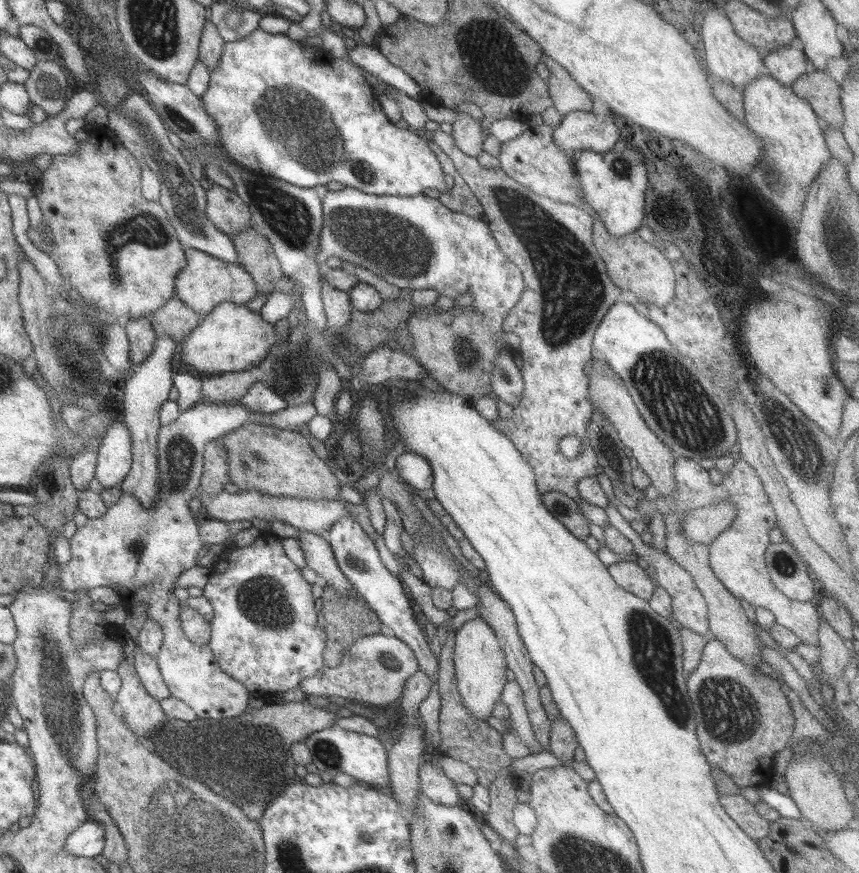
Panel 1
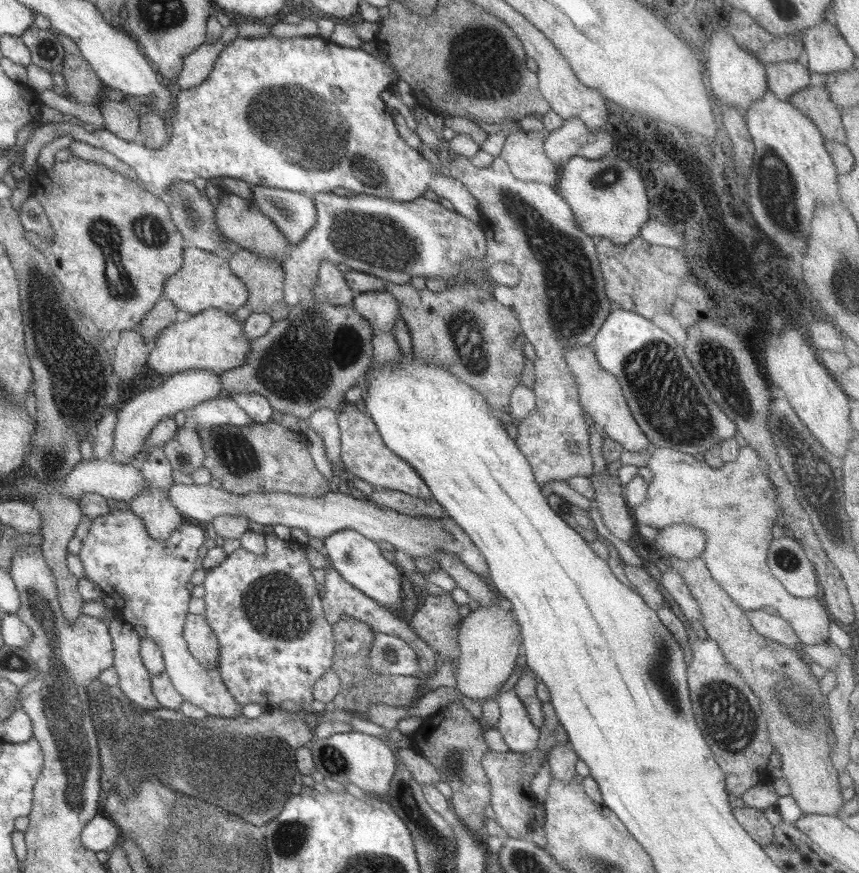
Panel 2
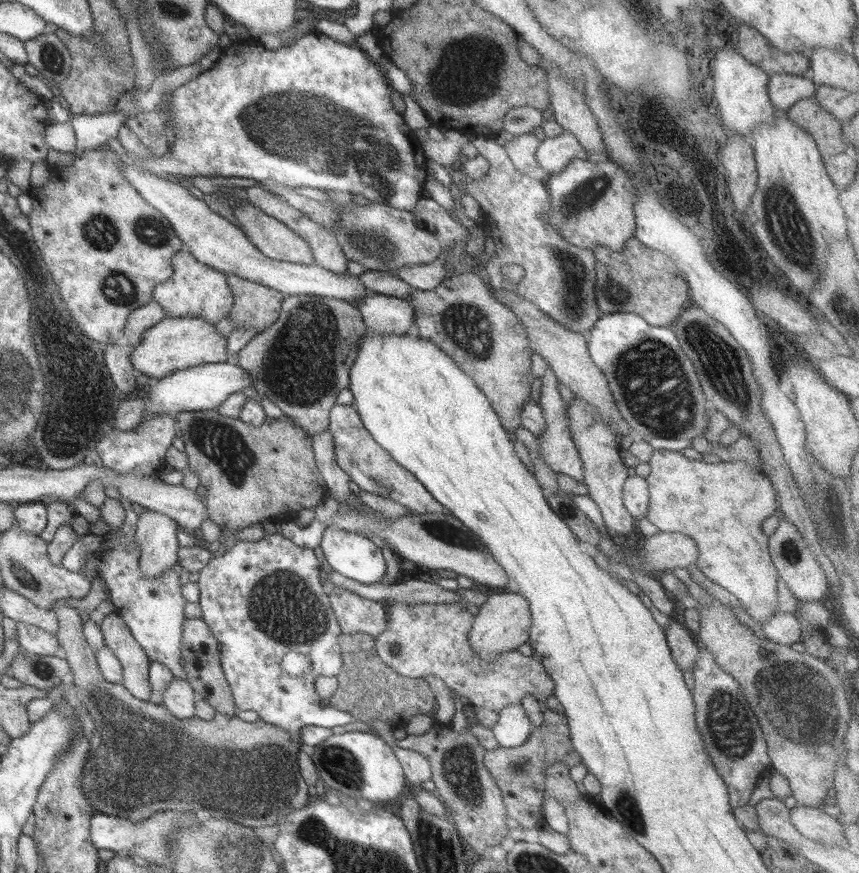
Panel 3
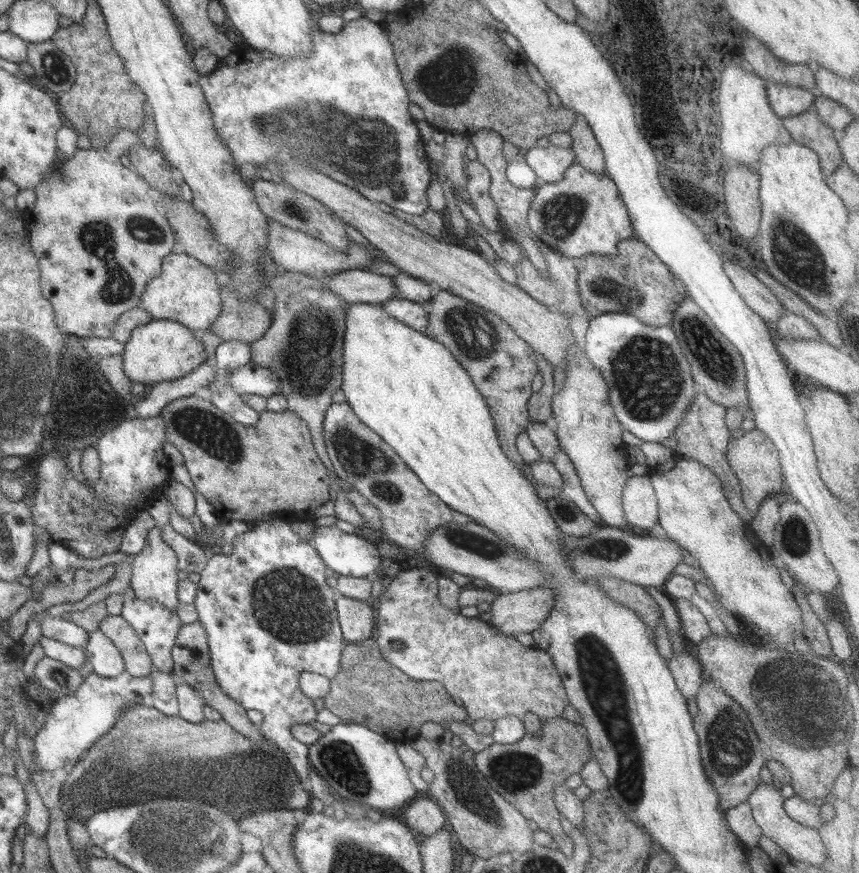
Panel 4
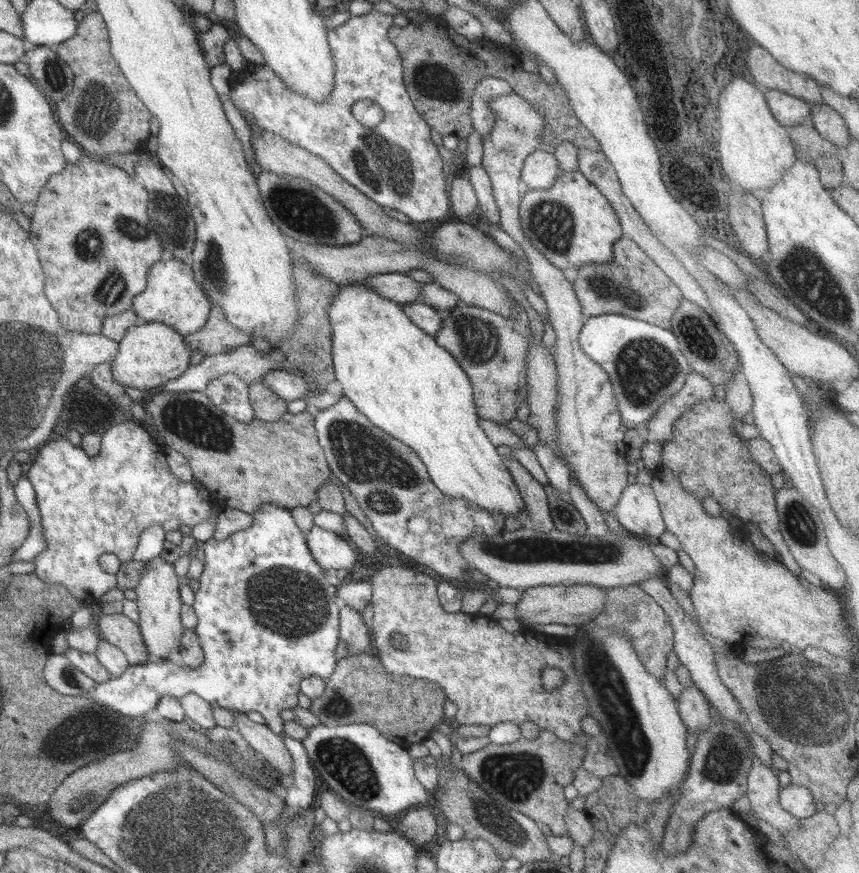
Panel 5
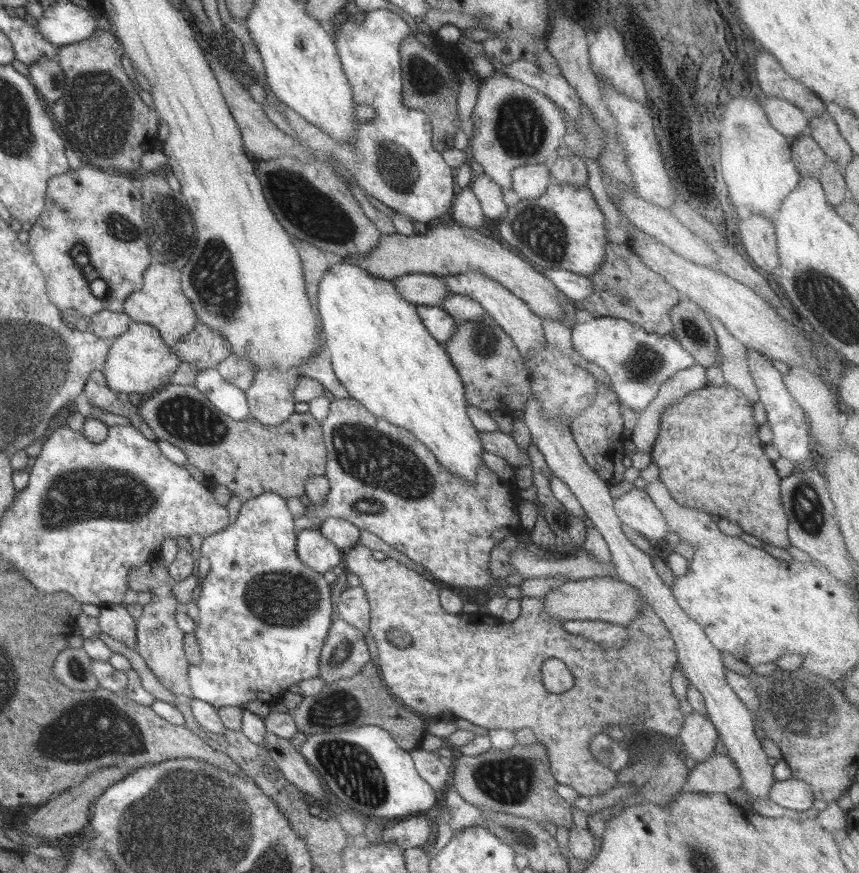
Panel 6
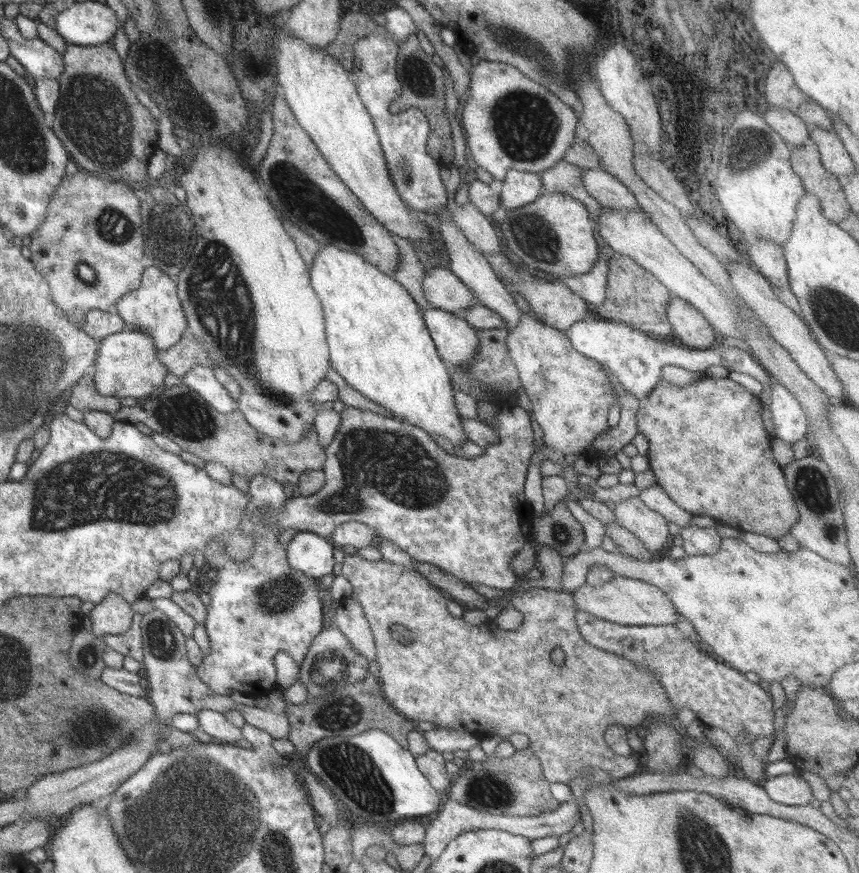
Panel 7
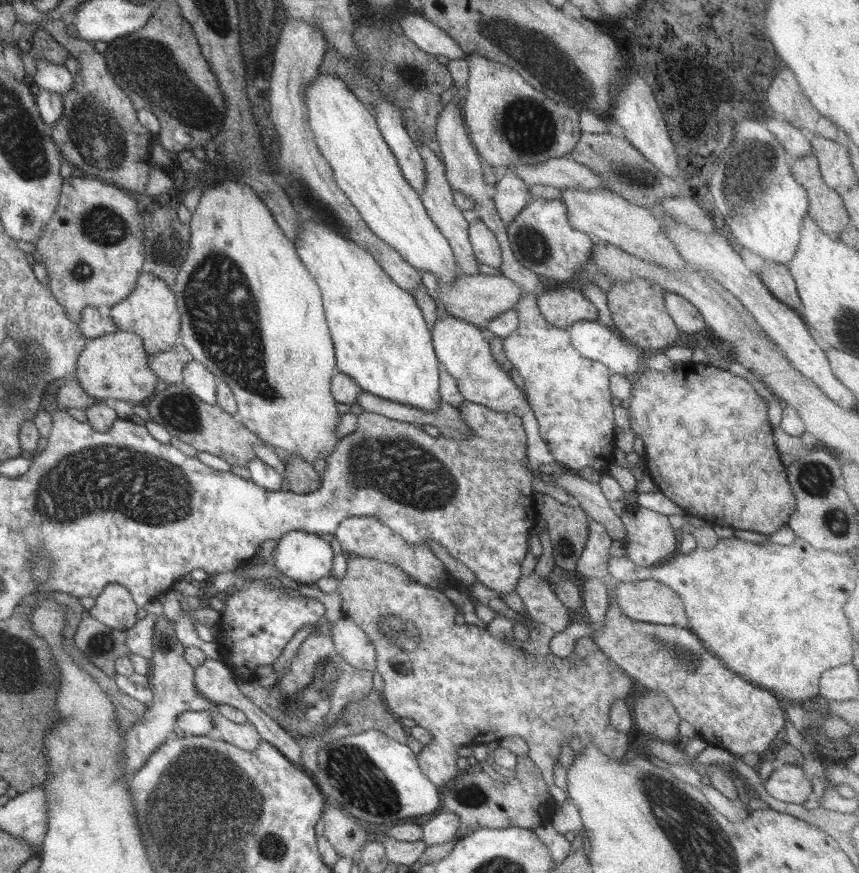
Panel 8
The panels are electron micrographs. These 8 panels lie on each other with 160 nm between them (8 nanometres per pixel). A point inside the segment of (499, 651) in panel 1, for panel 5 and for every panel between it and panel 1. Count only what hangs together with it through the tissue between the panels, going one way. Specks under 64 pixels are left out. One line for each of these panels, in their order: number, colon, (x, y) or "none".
2: (489, 643)
3: (502, 624)
4: (521, 612)
5: (574, 605)

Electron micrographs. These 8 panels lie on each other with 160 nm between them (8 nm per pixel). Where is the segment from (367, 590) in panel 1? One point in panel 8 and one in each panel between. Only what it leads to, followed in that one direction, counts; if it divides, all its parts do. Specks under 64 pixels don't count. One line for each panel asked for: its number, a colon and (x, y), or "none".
2: (360, 562)
3: (353, 555)
4: (348, 554)
5: (331, 551)
6: (315, 551)
7: (307, 552)
8: (305, 558)

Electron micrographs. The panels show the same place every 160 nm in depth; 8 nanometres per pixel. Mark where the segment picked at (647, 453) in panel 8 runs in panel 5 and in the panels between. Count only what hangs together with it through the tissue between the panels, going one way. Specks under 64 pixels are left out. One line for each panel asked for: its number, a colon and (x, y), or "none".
5: (712, 461)
6: (731, 476)
7: (708, 449)

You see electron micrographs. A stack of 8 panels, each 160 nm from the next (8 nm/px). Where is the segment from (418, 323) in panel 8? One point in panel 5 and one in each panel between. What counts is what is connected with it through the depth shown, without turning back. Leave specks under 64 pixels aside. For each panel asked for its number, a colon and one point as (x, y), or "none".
5: (398, 376)
6: (380, 350)
7: (379, 344)

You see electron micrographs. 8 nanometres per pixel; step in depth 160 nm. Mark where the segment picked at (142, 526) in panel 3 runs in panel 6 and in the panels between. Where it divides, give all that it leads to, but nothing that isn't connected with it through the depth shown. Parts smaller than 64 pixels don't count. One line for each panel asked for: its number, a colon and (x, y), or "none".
4: (154, 577)
5: (157, 595)
6: (159, 641)

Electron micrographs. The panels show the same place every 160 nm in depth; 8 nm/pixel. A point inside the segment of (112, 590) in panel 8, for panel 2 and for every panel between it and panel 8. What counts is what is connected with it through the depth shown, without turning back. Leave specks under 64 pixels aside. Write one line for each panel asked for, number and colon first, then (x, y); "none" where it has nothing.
2: (134, 678)
3: (135, 662)
4: (138, 663)
5: (117, 629)
6: (114, 620)
7: (114, 616)

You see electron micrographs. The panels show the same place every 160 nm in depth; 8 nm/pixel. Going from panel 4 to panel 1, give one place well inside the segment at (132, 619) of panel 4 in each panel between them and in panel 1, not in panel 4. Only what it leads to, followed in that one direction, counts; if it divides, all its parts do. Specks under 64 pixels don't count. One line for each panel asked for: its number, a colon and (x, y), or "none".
1: (139, 552)
2: (146, 578)
3: (152, 608)

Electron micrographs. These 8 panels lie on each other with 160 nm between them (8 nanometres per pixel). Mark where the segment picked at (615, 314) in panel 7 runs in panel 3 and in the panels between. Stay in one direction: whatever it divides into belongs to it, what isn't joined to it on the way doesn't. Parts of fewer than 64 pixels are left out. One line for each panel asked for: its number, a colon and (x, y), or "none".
3: (639, 279)
4: (634, 281)
5: (631, 284)
6: (624, 287)

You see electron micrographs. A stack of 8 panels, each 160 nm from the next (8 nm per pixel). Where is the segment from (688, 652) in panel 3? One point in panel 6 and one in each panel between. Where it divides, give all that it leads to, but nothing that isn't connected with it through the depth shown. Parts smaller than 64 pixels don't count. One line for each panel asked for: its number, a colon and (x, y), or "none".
4: (688, 673)
5: (696, 713)
6: (698, 735)

